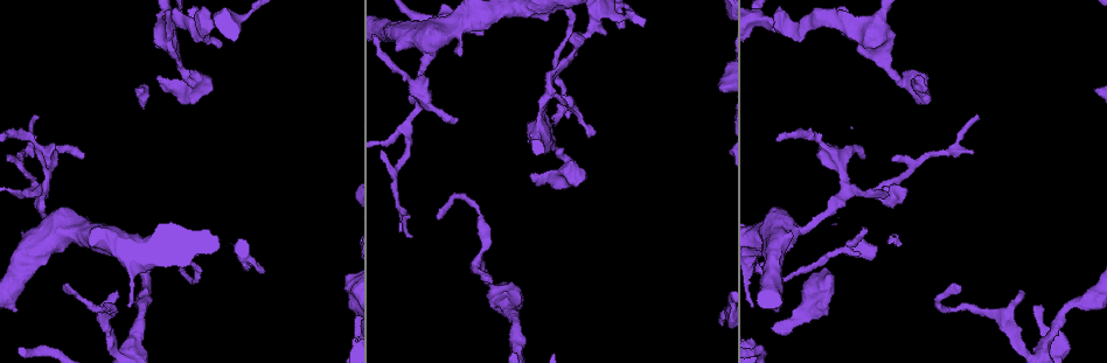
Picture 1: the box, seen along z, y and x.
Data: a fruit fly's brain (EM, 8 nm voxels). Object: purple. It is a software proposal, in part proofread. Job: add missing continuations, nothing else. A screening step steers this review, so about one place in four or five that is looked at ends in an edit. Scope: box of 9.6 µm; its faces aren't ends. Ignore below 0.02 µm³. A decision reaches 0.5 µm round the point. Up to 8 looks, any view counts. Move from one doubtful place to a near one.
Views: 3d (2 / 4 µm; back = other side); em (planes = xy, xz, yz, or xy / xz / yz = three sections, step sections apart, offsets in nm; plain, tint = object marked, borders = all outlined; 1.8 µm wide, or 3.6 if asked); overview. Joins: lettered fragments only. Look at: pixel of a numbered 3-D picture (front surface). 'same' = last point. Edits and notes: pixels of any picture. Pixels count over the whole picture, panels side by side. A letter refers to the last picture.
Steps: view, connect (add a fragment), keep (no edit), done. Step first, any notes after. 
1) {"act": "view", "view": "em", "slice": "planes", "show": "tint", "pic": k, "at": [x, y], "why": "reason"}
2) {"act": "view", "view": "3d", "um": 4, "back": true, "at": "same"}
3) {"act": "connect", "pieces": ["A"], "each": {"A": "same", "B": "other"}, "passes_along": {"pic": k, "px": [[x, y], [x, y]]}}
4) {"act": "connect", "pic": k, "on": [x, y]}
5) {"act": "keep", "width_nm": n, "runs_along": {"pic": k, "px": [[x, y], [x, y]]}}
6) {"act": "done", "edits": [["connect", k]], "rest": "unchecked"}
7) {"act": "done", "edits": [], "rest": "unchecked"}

{"act": "view", "view": "3d", "um": 2, "pic": 1, "at": [789, 230], "why": "an open end"}

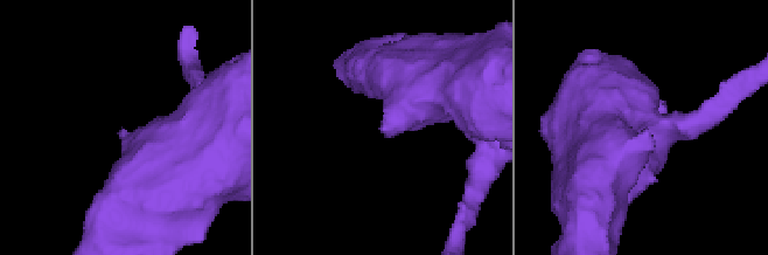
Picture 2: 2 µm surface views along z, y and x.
{"act": "view", "view": "em", "slice": "xz", "step": 16, "show": "borders", "pic": 2, "at": [378, 129], "why": "shape alone is not enough"}

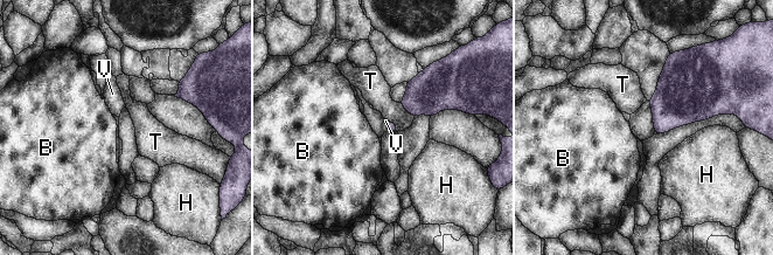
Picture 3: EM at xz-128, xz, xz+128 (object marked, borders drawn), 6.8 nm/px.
{"act": "view", "view": "em", "slice": "yz", "step": 4, "show": "borders", "at": "same", "why": "cut it another way"}

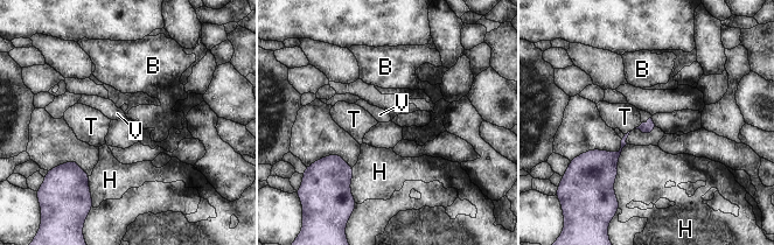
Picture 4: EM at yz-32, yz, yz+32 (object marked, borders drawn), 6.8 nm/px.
{"act": "connect", "pieces": ["V"], "each": {"B": "other", "H": "other", "T": "other", "V": "same"}, "passes_along": {"pic": 4, "px": [[648, 126], [647, 120], [644, 116]]}, "found": "the neuron continues"}

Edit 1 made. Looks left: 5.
{"act": "view", "view": "overview", "why": "see it whole again"}

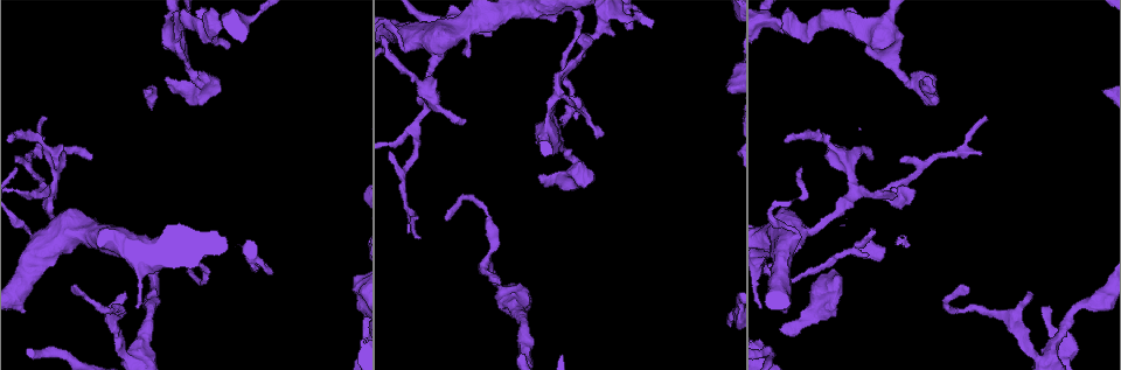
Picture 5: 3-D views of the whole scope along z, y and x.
{"act": "view", "view": "em", "slice": "planes", "show": "tint", "pic": 5, "at": [870, 158], "why": "free end"}

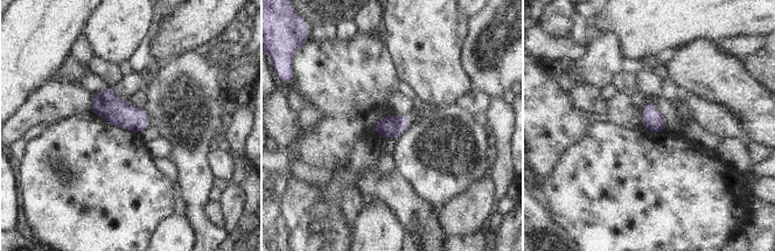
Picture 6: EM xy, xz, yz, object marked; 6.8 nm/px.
{"act": "view", "view": "em", "slice": "planes", "show": "borders", "at": "same"}

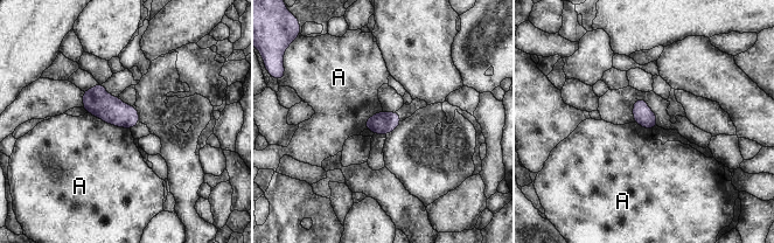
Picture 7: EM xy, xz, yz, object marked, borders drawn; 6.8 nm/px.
{"act": "keep", "longest_contact_nm": ["A", 320], "each": {"A": "other"}, "border": {"pic": 7, "px": [[86, 112], [104, 122], [130, 130]]}, "found": "no lettered fragment goes on from it"}

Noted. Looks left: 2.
{"act": "view", "view": "em", "slice": "planes", "show": "borders", "pic": 5, "at": [1032, 295], "why": "branch stops here"}

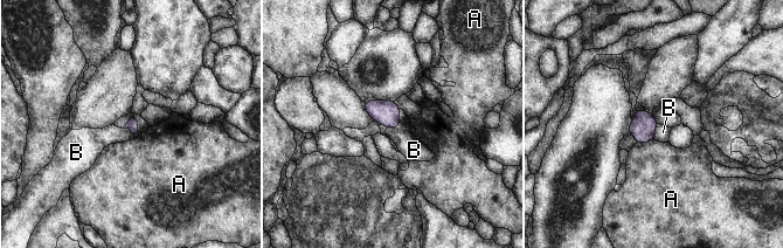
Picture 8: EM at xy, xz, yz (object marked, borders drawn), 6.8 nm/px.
{"act": "keep", "each": {"A": "other", "B": "other"}, "border": {"pic": 8, "px": [[137, 119], [134, 133], [123, 129]]}, "found": "no lettered fragment goes on from it"}

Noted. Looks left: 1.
{"act": "done", "edits": [["connect", 4]], "rest": "unchecked"}

